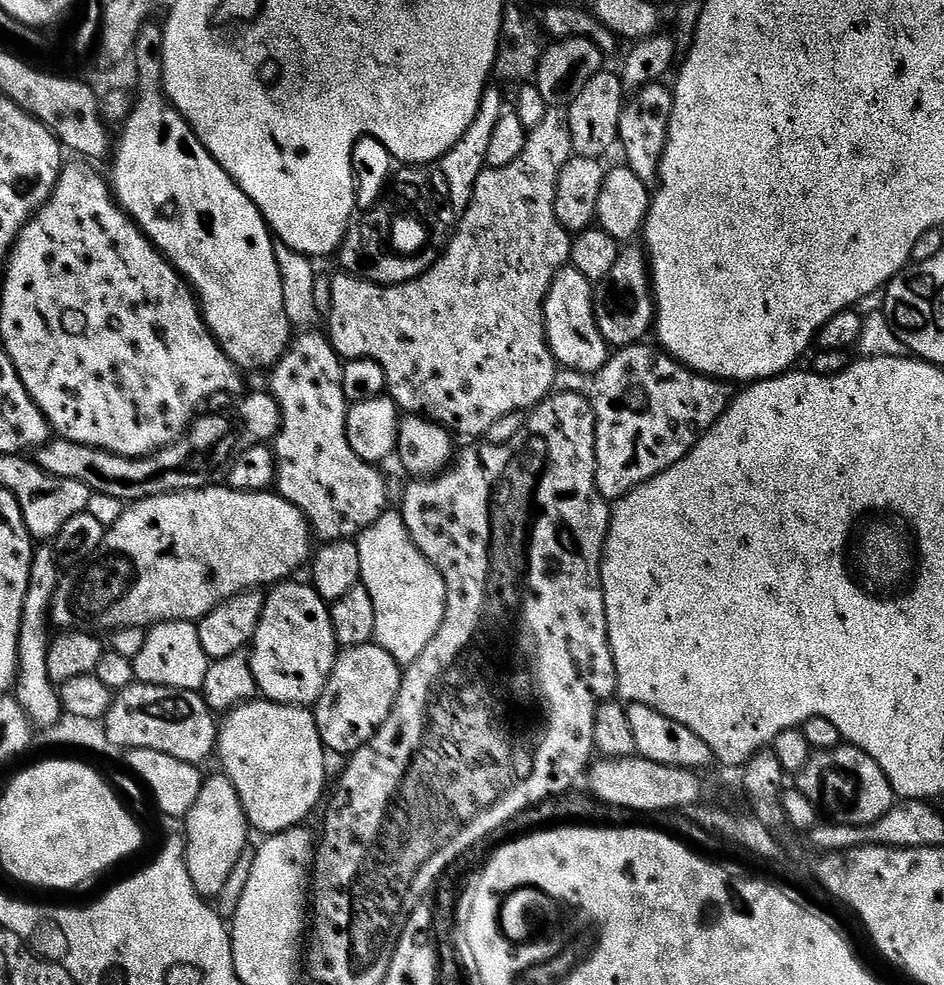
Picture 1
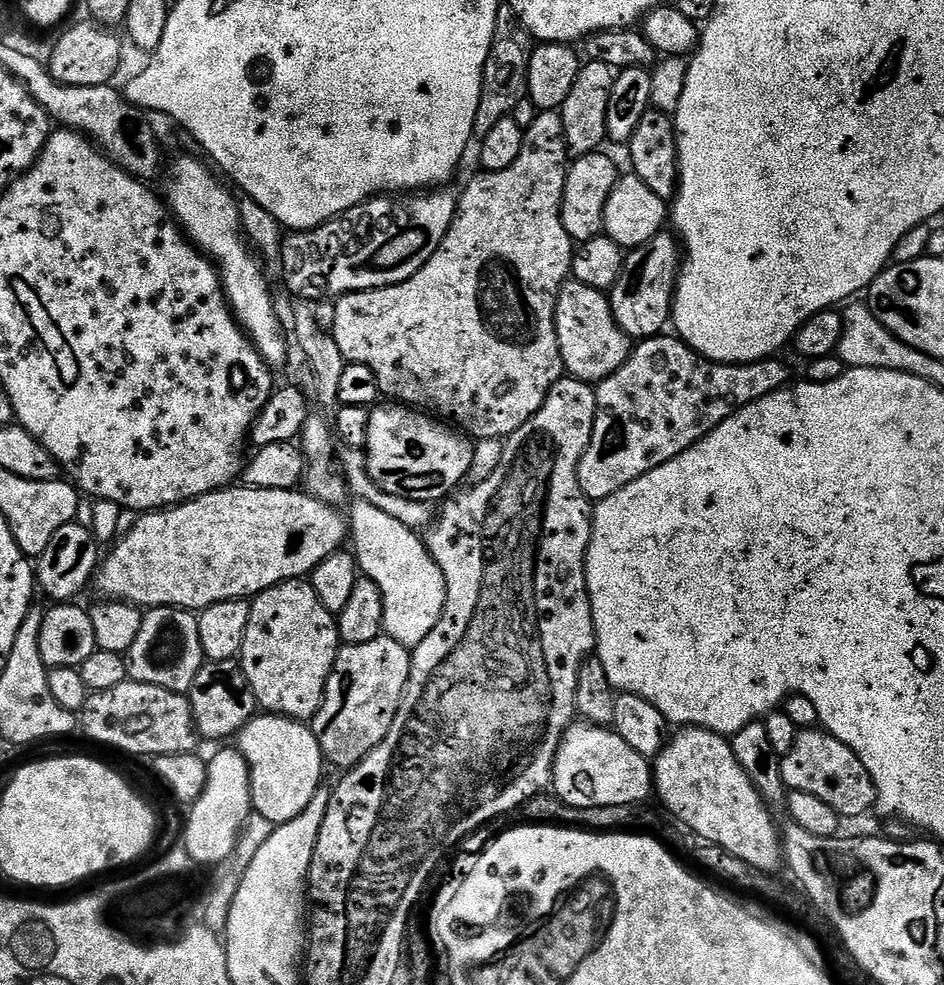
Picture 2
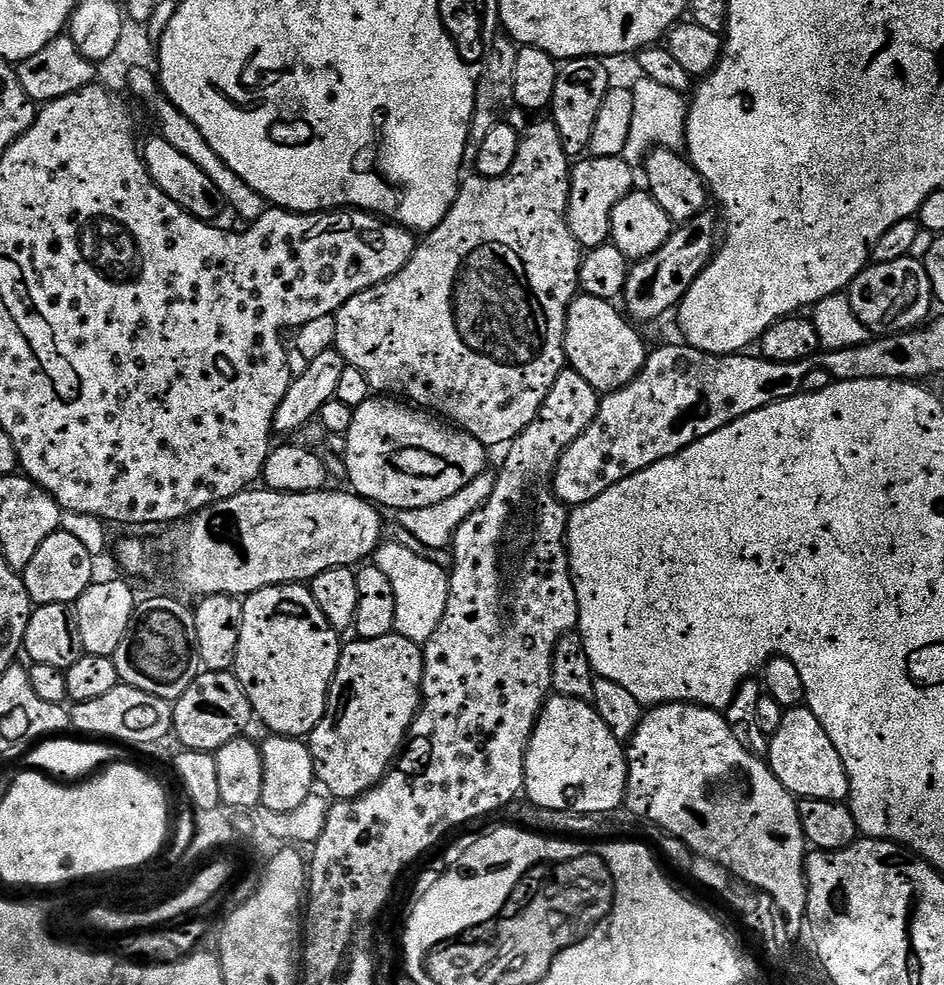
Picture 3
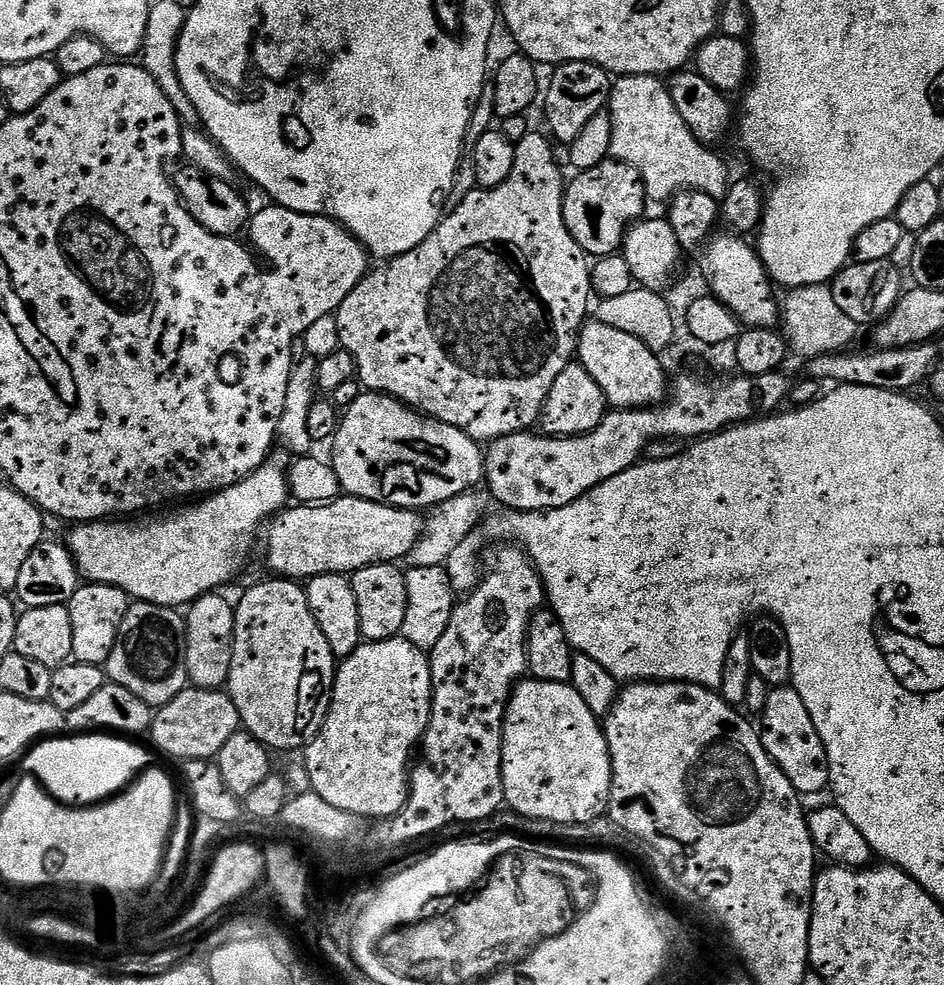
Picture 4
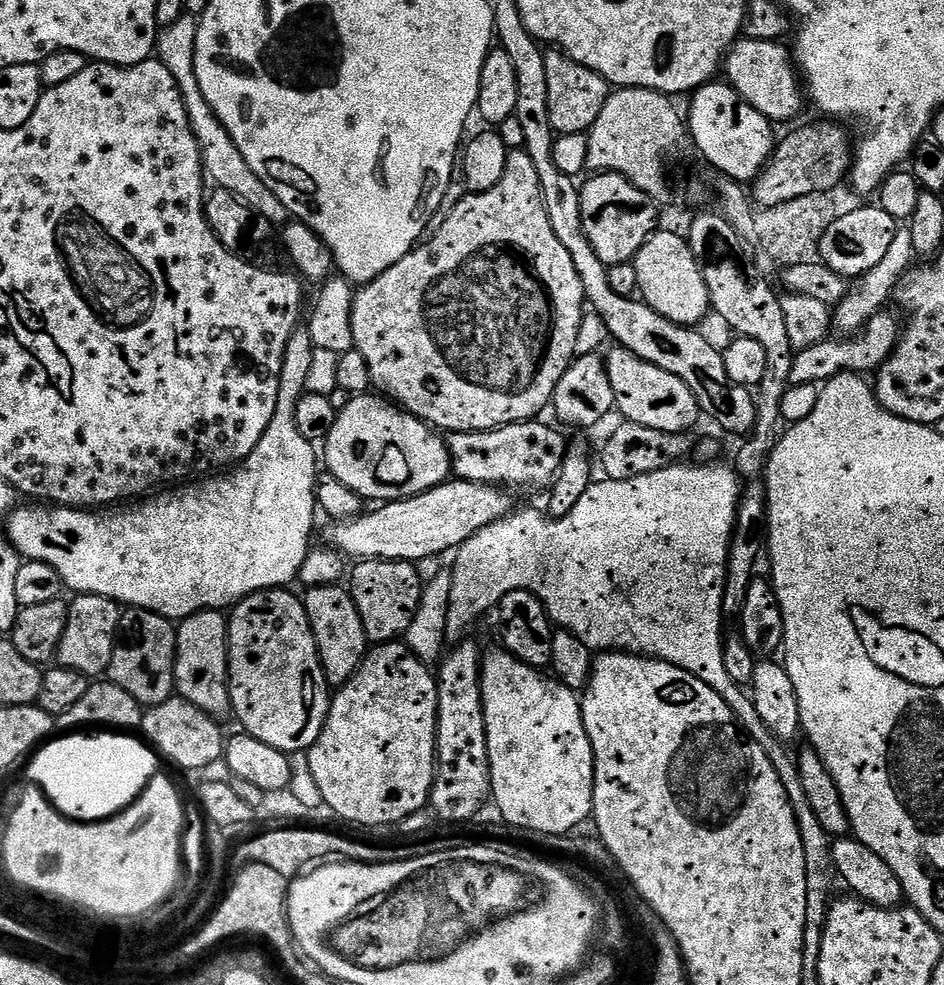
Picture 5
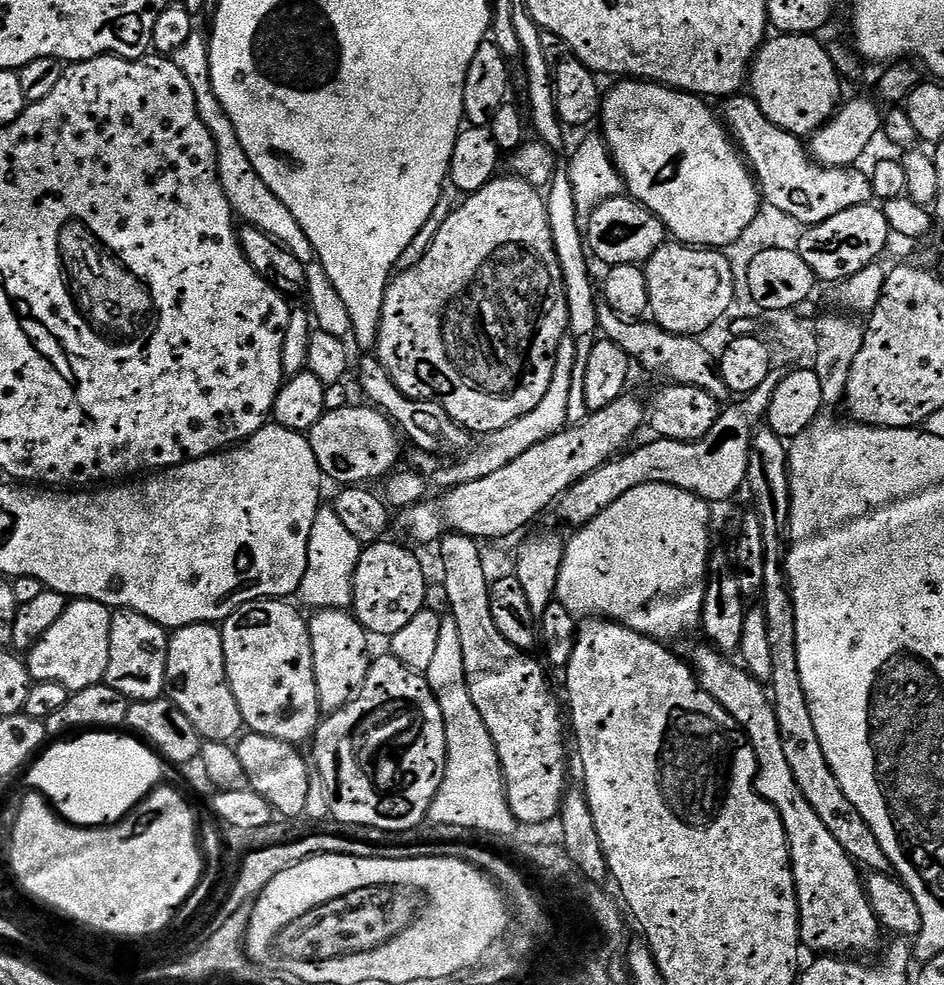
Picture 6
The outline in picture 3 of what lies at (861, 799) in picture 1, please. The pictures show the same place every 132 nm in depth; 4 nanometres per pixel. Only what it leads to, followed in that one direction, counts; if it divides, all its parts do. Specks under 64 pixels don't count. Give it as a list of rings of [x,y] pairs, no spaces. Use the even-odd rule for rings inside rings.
[[[806,706],[785,711],[778,730],[768,741],[766,759],[778,782],[782,782],[782,786],[800,800],[842,804],[849,799],[850,782],[846,766],[842,766],[842,758],[838,750],[834,750],[830,734],[822,730],[822,722],[818,722],[816,715]]]

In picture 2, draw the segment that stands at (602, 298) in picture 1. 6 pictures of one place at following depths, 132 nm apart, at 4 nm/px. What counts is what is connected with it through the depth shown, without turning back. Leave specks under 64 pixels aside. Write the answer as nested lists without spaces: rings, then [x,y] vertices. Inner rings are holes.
[[[668,230],[654,234],[650,242],[642,242],[642,246],[631,249],[625,255],[622,274],[610,290],[610,299],[618,326],[633,341],[639,342],[661,335],[667,329],[664,327],[669,327],[681,263],[681,245],[677,237]]]

